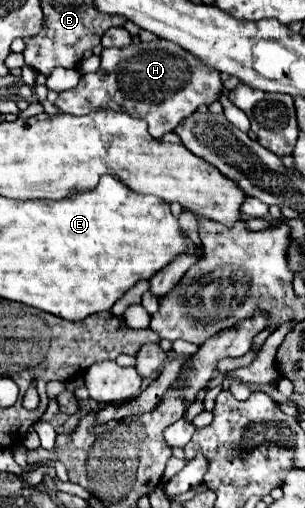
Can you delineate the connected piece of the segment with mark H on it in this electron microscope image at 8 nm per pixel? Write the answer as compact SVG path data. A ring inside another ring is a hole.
M166 40L138 42L130 48L102 50L100 68L92 74L84 74L76 88L62 92L56 106L64 114L84 116L94 110L128 112L142 118L148 124L148 132L156 138L172 132L186 116L198 106L212 104L222 92L220 74L200 64L200 60L188 56L182 48Z

